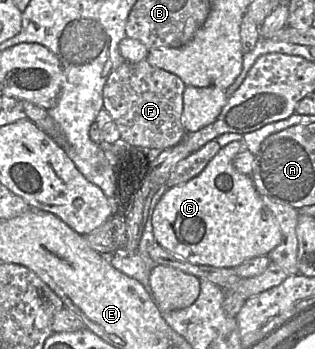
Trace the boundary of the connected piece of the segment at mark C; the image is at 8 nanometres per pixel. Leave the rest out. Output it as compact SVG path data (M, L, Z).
M242 141L229 143L220 149L199 175L185 184L167 189L152 216L156 243L192 264L218 268L235 268L251 258L267 256L281 243L279 224L263 202L254 181L234 167L235 156L244 148Z

